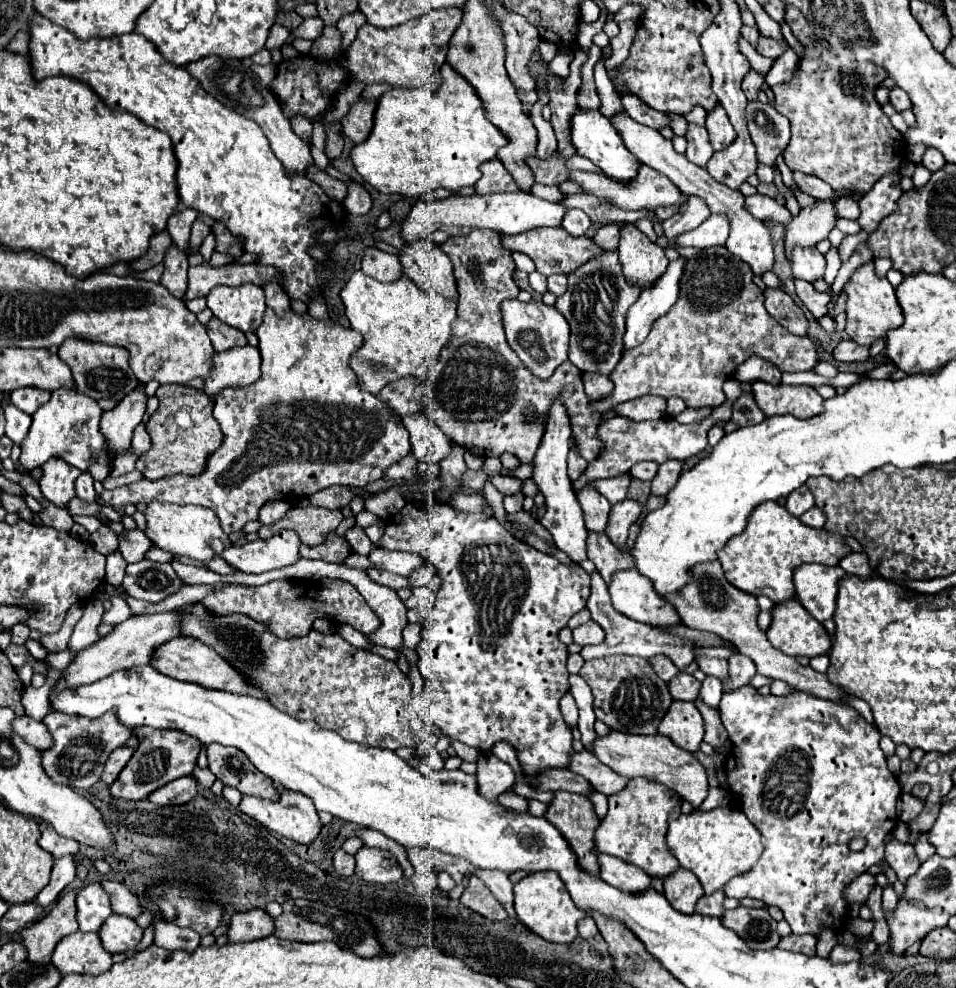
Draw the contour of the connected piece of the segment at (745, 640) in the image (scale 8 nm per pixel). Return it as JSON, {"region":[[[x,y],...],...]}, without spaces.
{"region":[[[712,560],[712,562],[706,562],[706,564],[696,564],[692,568],[692,580],[682,588],[682,592],[672,592],[670,596],[666,596],[666,600],[676,606],[682,622],[688,628],[702,630],[702,632],[712,632],[712,634],[732,642],[740,654],[748,656],[756,664],[758,674],[784,680],[790,686],[794,686],[796,690],[810,692],[818,698],[834,700],[834,702],[842,704],[840,696],[846,696],[846,694],[838,686],[830,684],[826,674],[820,674],[820,672],[812,670],[810,666],[800,666],[796,662],[796,658],[782,656],[782,652],[778,652],[768,642],[766,632],[760,630],[758,624],[756,624],[758,612],[760,612],[758,604],[756,604],[756,598],[746,596],[744,592],[738,592],[734,586],[730,586],[730,582],[724,578],[724,572],[722,572],[718,560]]]}

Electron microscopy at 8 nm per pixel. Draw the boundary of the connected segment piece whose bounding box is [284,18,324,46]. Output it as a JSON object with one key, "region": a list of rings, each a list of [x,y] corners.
{"region":[[[304,18],[304,20],[302,20],[302,24],[292,32],[292,34],[294,34],[294,38],[286,40],[286,42],[284,42],[284,46],[290,46],[296,38],[304,38],[304,40],[314,42],[316,38],[320,38],[320,36],[322,36],[322,30],[324,30],[324,24],[322,24],[322,20],[320,20],[320,18]]]}

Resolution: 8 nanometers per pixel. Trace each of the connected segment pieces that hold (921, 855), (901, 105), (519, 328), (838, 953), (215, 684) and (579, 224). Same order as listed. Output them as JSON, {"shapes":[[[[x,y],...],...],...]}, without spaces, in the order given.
{"shapes":[[[[922,836],[922,844],[916,844],[916,846],[914,846],[914,850],[916,850],[916,856],[918,856],[920,864],[922,864],[922,862],[926,862],[930,856],[934,856],[934,846],[930,846],[930,844],[928,844],[926,836]]],[[[894,88],[894,90],[890,92],[890,102],[892,102],[892,106],[894,106],[898,112],[912,108],[912,102],[910,102],[908,94],[906,94],[902,88]]],[[[504,300],[500,306],[502,312],[502,324],[506,332],[506,340],[510,342],[510,348],[518,354],[524,368],[528,368],[536,378],[546,380],[554,374],[554,370],[566,362],[568,352],[568,336],[570,326],[566,318],[552,306],[546,306],[542,300]]],[[[836,944],[830,952],[832,962],[856,962],[860,958],[862,958],[860,952],[854,946],[848,946],[848,944]]],[[[178,636],[178,638],[170,640],[168,644],[162,644],[162,648],[158,648],[154,652],[150,664],[158,672],[162,672],[170,678],[184,680],[184,682],[194,682],[202,688],[226,690],[226,692],[232,692],[232,694],[244,694],[244,696],[254,696],[254,698],[260,698],[260,700],[268,700],[262,690],[252,686],[236,668],[230,666],[230,662],[226,662],[222,656],[218,656],[218,652],[214,652],[214,648],[208,648],[206,644],[202,644],[200,640],[194,640],[190,636]]],[[[568,210],[566,220],[562,222],[562,228],[570,232],[572,236],[584,236],[586,230],[590,228],[590,218],[582,210]]]]}

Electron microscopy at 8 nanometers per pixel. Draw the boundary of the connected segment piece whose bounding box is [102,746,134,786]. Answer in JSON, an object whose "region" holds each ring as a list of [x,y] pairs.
{"region":[[[122,746],[122,748],[118,748],[118,750],[114,750],[114,752],[110,754],[110,758],[108,758],[106,766],[104,766],[104,772],[102,772],[102,782],[104,782],[104,784],[110,786],[110,784],[118,778],[118,774],[120,774],[122,768],[126,766],[126,762],[130,760],[132,752],[134,752],[132,748]]]}

